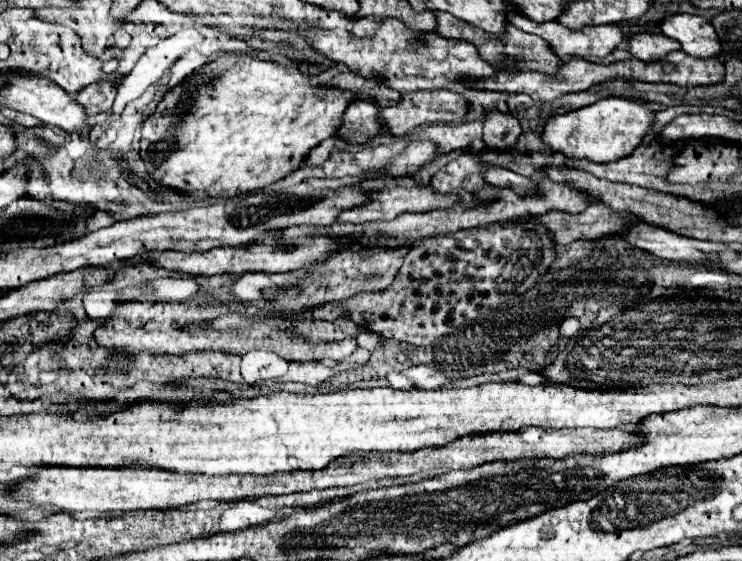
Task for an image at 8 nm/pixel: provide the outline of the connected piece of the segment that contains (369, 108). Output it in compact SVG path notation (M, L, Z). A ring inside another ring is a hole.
M354 101L344 113L344 121L340 127L340 135L352 143L366 143L376 131L382 127L378 125L378 111L380 107L374 101Z

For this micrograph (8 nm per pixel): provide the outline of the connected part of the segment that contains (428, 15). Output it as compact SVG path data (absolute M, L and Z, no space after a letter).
M422 11L412 17L404 17L400 19L404 25L410 25L412 29L422 29L423 32L432 32L436 27L436 17L432 15L432 11Z

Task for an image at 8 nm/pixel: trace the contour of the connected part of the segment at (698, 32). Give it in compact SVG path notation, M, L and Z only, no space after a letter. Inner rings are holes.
M674 13L666 15L658 23L660 31L672 39L676 39L682 49L692 57L714 57L722 51L718 35L704 17L688 15L688 13Z

